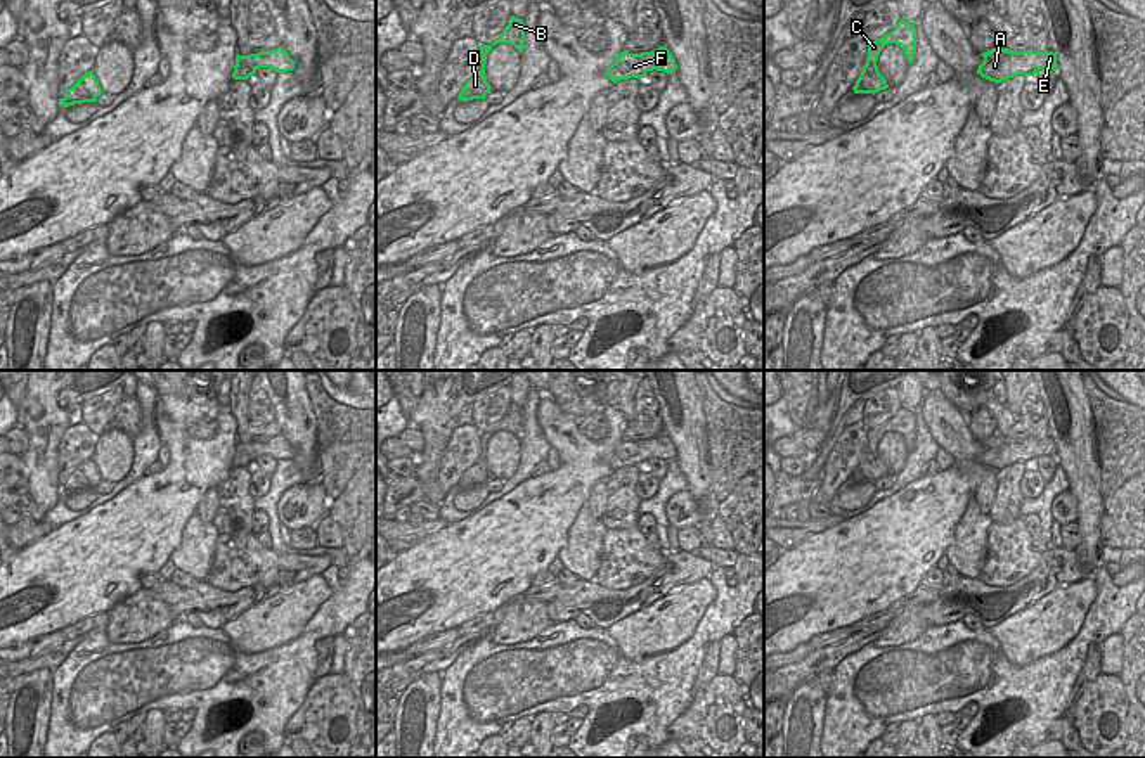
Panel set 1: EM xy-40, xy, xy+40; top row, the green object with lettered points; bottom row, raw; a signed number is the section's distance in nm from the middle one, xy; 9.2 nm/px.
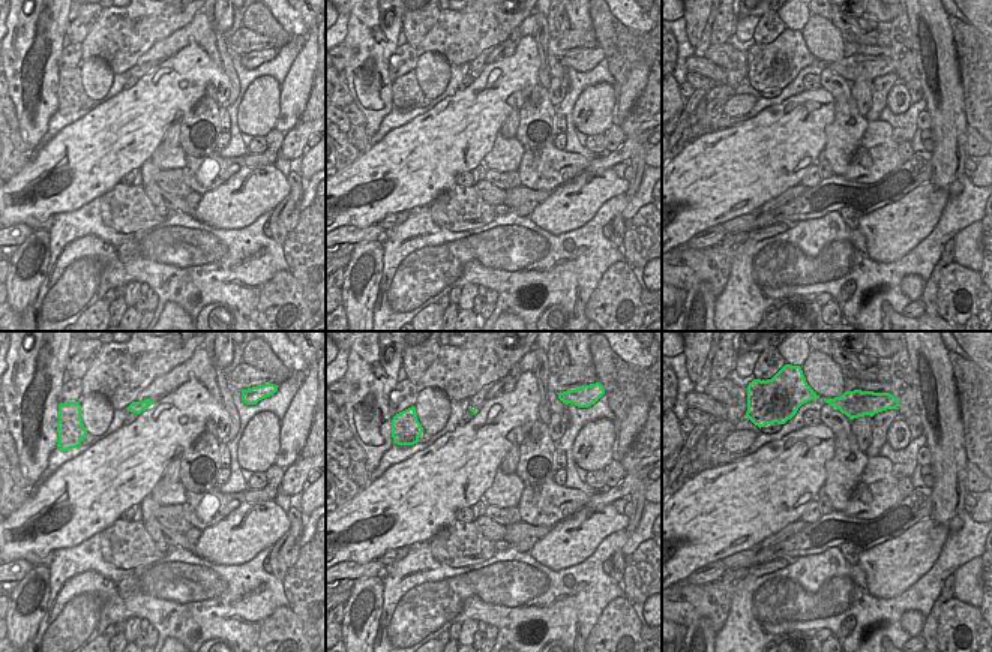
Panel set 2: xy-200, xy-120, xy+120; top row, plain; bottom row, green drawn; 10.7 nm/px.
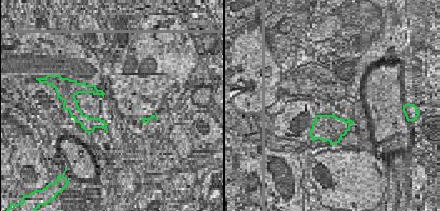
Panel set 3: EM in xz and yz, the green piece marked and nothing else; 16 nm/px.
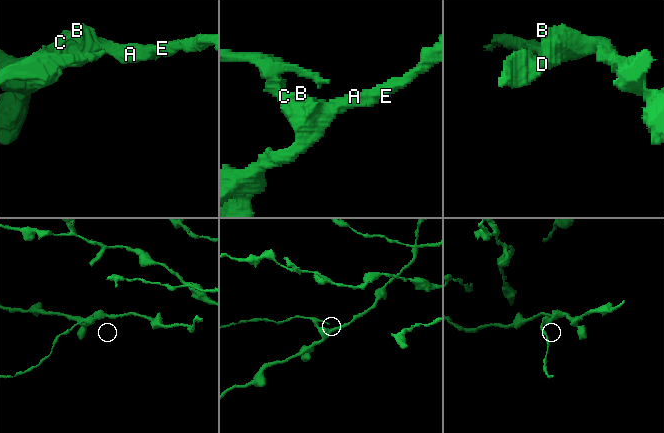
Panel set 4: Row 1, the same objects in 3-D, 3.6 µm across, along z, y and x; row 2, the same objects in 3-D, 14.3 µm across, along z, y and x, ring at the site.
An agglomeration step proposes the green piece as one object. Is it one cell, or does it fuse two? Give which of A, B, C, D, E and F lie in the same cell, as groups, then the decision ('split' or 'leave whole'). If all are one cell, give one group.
A B C E F / D | split

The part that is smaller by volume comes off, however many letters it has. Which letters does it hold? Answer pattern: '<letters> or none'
D.

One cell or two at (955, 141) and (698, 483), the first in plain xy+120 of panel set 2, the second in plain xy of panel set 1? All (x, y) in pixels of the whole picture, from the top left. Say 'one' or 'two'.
one

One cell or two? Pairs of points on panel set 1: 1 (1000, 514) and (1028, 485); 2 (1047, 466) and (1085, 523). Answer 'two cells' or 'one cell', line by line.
1: two cells
2: two cells

